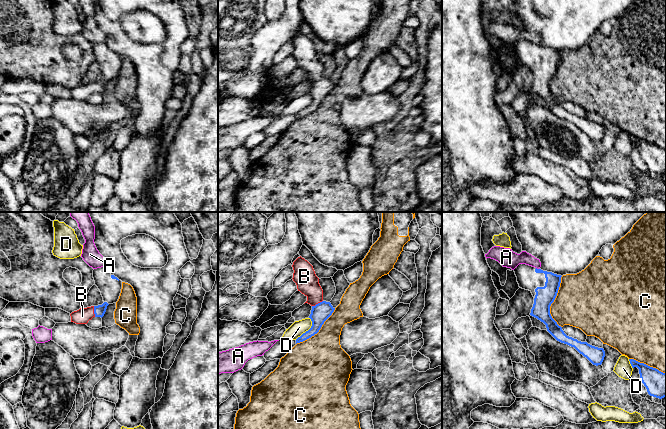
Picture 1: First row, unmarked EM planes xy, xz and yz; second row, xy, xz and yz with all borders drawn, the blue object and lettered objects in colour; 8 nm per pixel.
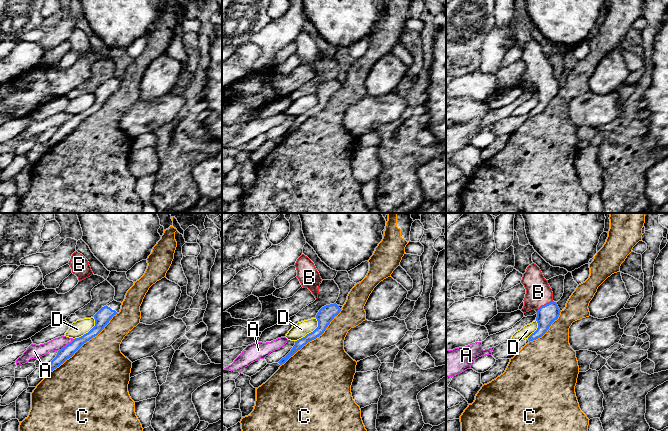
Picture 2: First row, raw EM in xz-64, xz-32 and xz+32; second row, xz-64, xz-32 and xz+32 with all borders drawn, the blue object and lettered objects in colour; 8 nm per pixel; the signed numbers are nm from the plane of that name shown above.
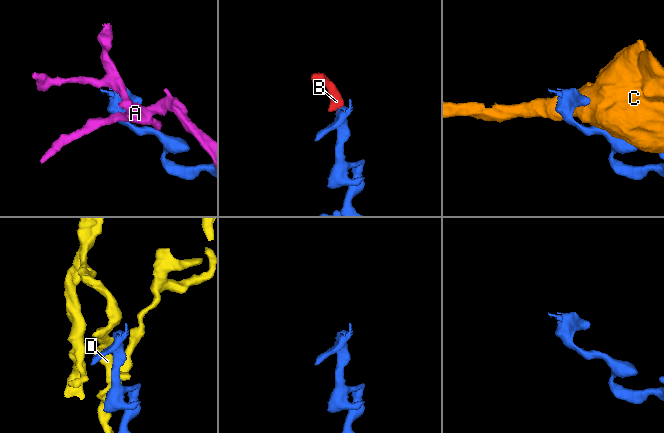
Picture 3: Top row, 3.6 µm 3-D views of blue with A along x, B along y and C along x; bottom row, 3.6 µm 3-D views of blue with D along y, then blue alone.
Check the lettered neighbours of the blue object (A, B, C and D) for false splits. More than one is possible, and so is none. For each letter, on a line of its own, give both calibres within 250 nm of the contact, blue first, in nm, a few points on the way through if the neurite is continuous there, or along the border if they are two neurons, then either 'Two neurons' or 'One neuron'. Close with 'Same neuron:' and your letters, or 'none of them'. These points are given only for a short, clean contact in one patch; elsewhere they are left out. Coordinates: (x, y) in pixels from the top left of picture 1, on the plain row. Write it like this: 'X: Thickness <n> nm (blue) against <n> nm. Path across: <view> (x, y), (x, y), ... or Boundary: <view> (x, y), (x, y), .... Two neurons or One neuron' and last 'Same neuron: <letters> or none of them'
A: Thickness 160 nm (blue) against 140 nm. Two neurons
B: Thickness 90 nm (blue) against 120 nm. Path across: xy (99, 87), (94, 87), (82, 92). One neuron
C: Thickness 160 nm (blue) against 460 nm. Two neurons
D: Thickness 150 nm (blue) against 110 nm. Two neurons
Same neuron: B

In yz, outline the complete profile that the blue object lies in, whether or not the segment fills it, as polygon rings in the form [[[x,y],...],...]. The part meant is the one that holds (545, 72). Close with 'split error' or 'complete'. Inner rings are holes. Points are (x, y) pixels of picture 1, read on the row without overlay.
[[[519,40],[514,48],[519,63],[529,66],[534,73],[530,91],[543,98],[557,117],[574,123],[593,141],[601,141],[605,133],[604,125],[567,112],[550,90],[550,82],[557,72],[562,52],[526,40]]]; split error

